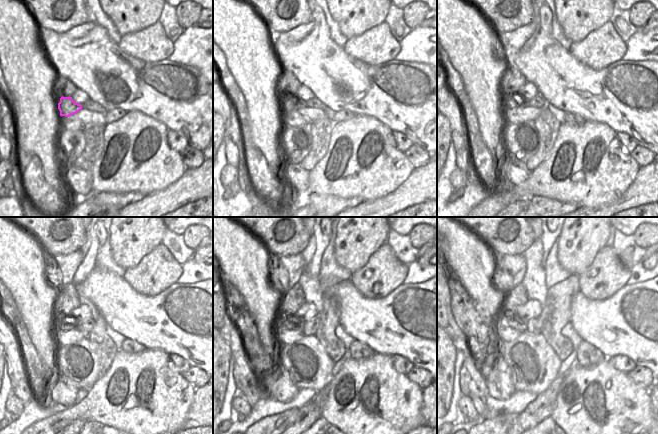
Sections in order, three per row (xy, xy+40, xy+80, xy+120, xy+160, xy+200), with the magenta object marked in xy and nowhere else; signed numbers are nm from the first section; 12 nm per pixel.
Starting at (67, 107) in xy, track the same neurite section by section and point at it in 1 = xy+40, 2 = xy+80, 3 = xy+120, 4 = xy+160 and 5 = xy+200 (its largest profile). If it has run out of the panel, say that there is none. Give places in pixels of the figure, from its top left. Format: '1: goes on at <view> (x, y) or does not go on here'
1: goes on at xy+40 (291, 103)
2: goes on at xy+80 (513, 101)
3: goes on at xy+120 (67, 323)
4: goes on at xy+160 (291, 323)
5: goes on at xy+200 (515, 323)

